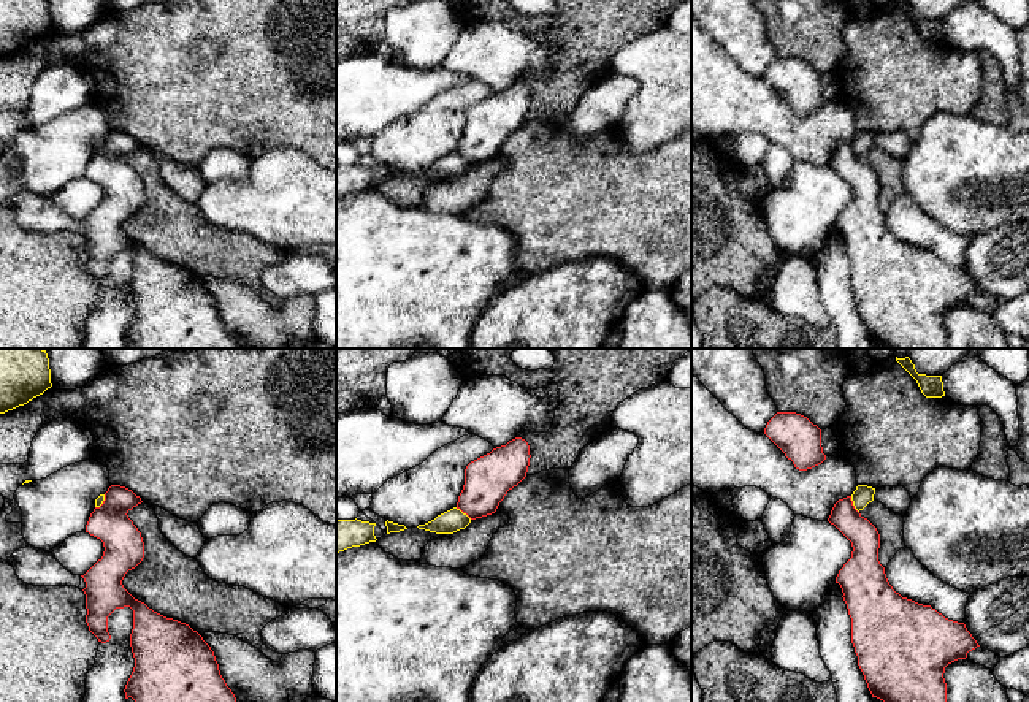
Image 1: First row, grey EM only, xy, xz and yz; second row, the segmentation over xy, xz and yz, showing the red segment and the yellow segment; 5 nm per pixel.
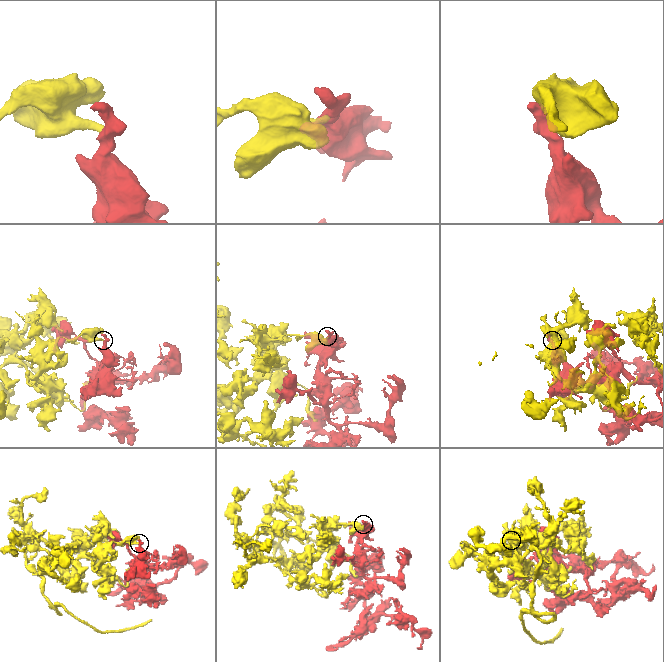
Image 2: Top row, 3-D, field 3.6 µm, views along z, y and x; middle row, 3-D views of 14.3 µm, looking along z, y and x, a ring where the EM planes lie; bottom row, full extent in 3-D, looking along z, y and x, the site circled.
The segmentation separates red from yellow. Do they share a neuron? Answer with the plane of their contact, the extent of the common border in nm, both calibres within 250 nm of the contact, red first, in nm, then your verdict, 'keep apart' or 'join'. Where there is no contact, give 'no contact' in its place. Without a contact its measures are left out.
contact in yz; length 100 nm; calibres 150 and 100 nm; join

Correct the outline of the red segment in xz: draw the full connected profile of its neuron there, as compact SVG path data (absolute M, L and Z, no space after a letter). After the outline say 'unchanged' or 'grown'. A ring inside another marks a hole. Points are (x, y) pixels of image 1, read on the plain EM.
M515 82L471 106L465 114L465 130L457 151L417 173L453 179L472 165L495 158L507 136L526 122L530 103L528 87Z | grown

